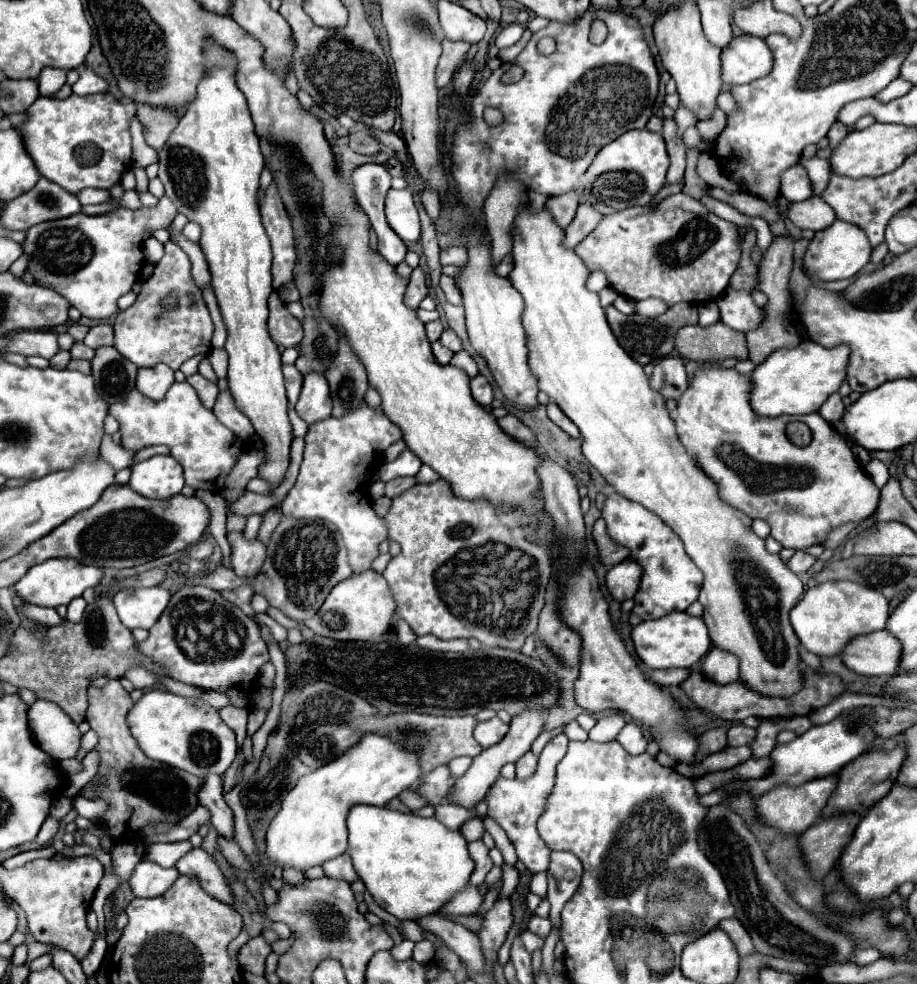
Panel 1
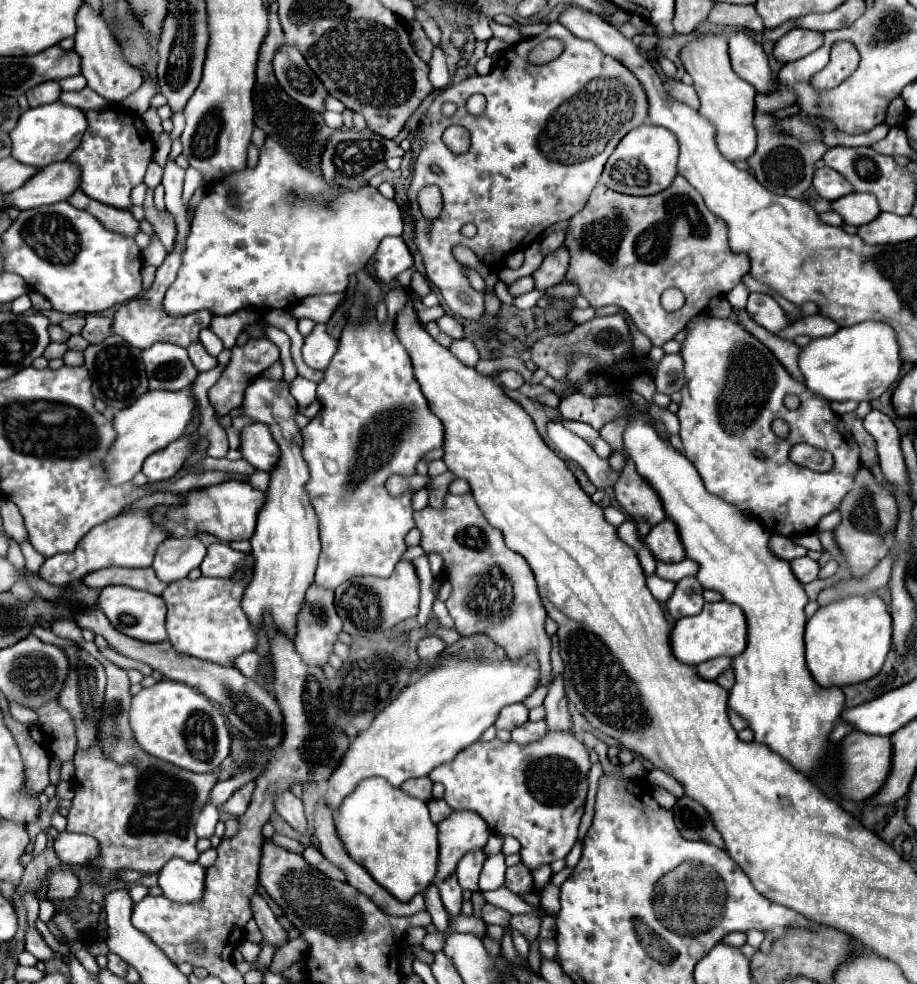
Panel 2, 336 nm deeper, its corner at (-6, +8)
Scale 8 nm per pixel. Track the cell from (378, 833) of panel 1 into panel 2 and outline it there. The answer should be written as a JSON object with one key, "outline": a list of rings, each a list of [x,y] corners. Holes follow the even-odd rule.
{"outline":[[[366,778],[350,796],[346,796],[336,814],[336,828],[352,860],[358,860],[358,864],[362,864],[366,872],[370,872],[370,876],[374,876],[374,880],[378,880],[378,884],[382,884],[382,888],[386,888],[396,900],[406,902],[434,882],[438,872],[438,828],[428,816],[426,802],[390,786],[384,778]]]}

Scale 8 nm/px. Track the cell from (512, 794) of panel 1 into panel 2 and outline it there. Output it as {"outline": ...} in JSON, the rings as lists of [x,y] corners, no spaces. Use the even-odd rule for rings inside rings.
{"outline":[[[548,732],[542,740],[520,748],[516,742],[502,742],[498,738],[490,742],[474,742],[468,748],[460,750],[450,764],[442,764],[430,772],[432,782],[444,784],[444,800],[454,810],[472,810],[480,814],[486,824],[504,834],[514,836],[520,844],[522,864],[528,870],[536,870],[544,864],[550,864],[558,858],[566,858],[570,848],[576,842],[578,824],[584,814],[584,802],[588,792],[588,770],[590,756],[584,742],[572,732]]]}

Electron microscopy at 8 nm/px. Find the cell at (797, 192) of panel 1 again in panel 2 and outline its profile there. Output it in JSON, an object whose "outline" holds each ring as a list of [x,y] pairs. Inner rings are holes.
{"outline":[[[828,166],[814,172],[812,186],[818,192],[818,196],[822,196],[824,200],[836,200],[836,198],[852,192],[850,182],[842,174],[838,174],[836,170],[832,170]]]}

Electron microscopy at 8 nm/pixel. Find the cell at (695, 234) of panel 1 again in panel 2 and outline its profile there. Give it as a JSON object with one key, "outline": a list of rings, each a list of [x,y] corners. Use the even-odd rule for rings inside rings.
{"outline":[[[680,174],[674,178],[670,188],[652,196],[618,194],[604,184],[596,184],[586,206],[570,220],[564,244],[570,250],[566,282],[578,284],[580,294],[590,302],[592,308],[608,304],[624,308],[634,318],[638,330],[646,334],[654,346],[662,346],[672,340],[688,324],[688,320],[708,308],[714,296],[728,294],[750,270],[750,258],[730,248],[726,222],[706,208],[702,196],[698,196],[690,182]],[[672,286],[684,292],[686,304],[676,312],[666,312],[660,306],[660,294]]]}

